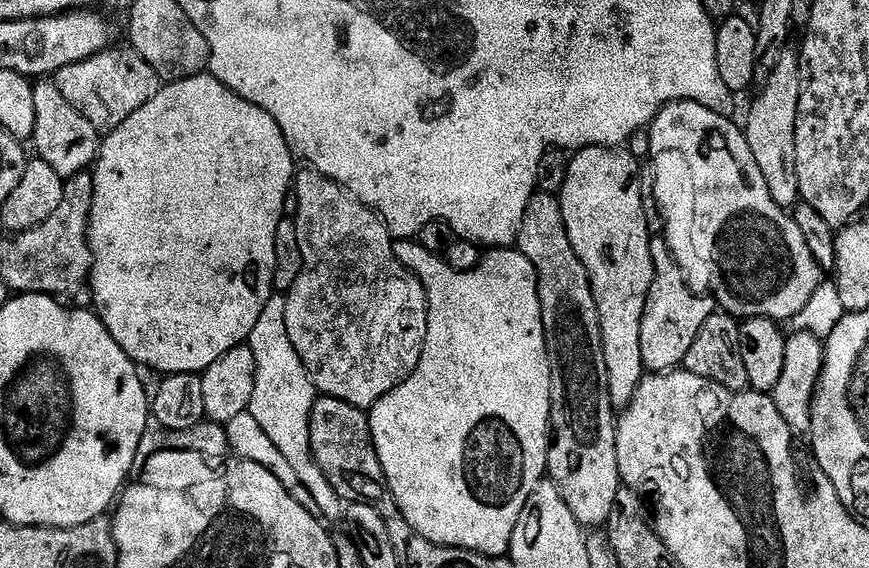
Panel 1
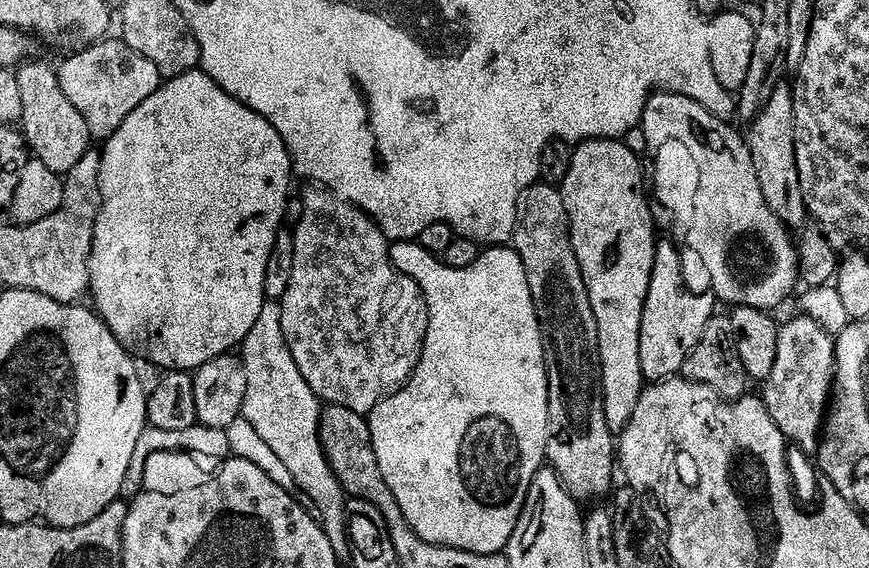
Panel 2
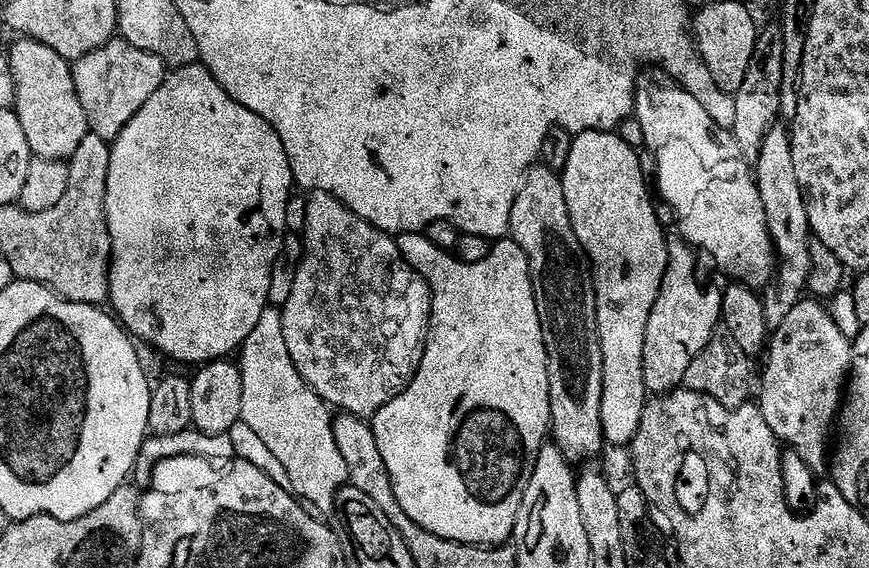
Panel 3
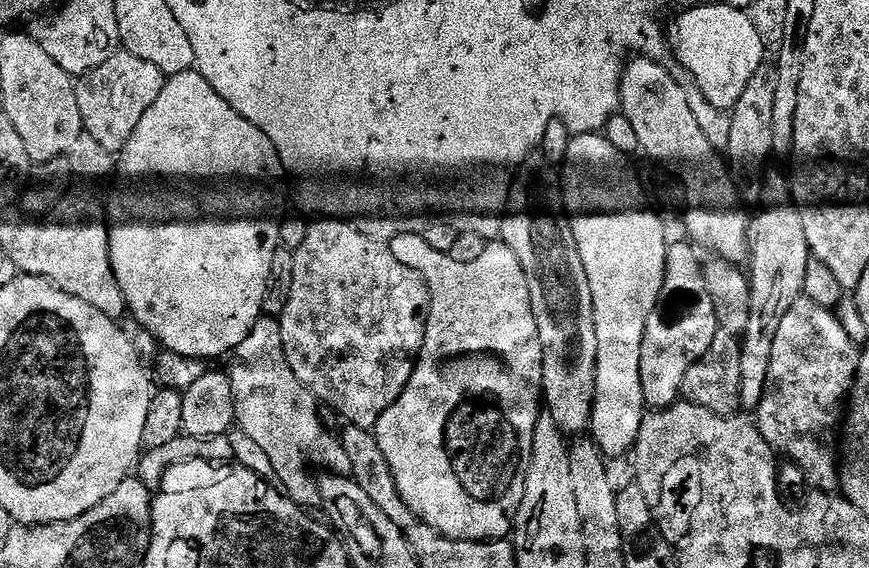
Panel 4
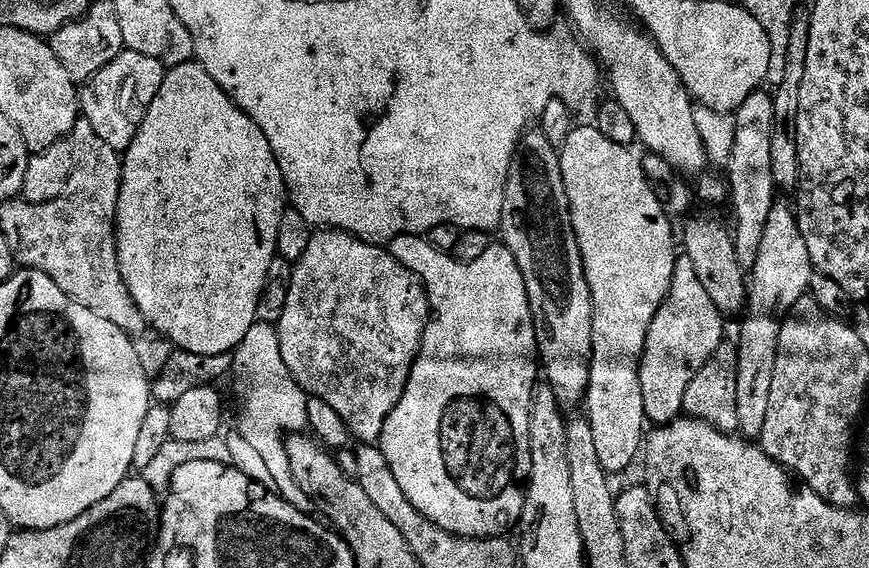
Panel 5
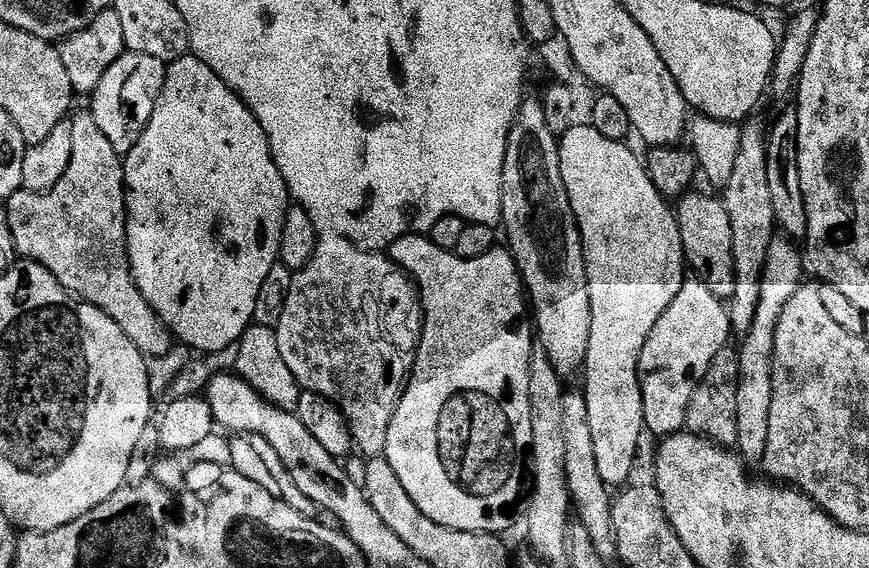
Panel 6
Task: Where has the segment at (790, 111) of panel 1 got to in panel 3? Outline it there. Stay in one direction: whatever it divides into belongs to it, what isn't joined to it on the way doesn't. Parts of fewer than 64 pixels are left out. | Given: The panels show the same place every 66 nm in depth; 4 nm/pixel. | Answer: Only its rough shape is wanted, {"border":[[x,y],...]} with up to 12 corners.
{"border":[[787,127],[754,163],[778,265],[762,292],[774,330],[800,303],[812,240]]}

